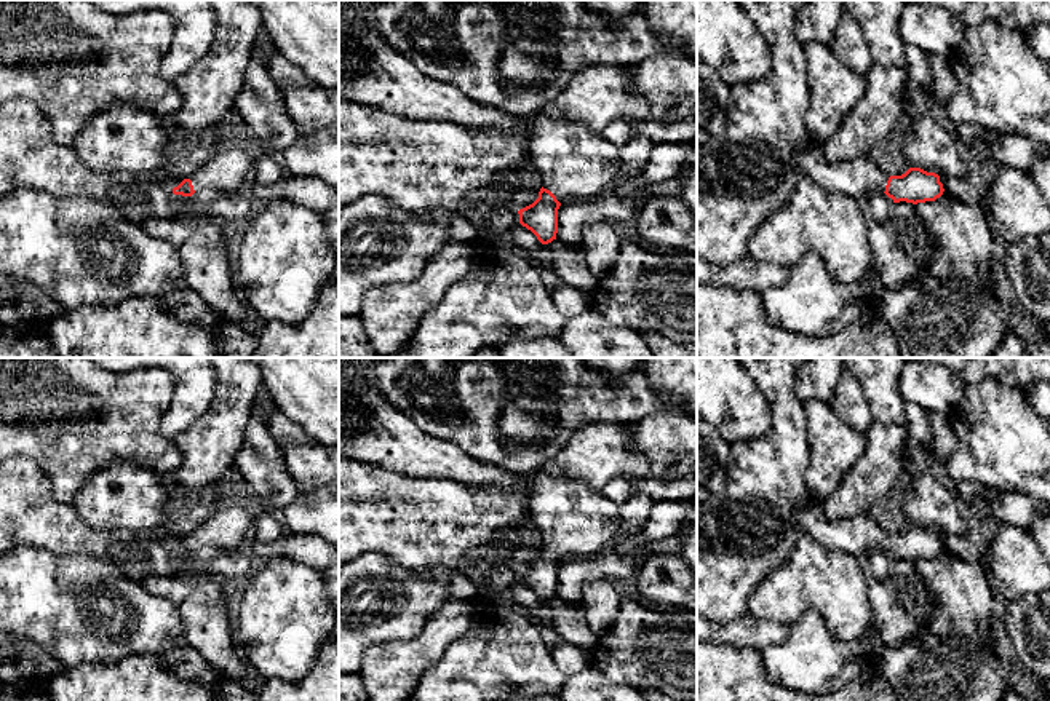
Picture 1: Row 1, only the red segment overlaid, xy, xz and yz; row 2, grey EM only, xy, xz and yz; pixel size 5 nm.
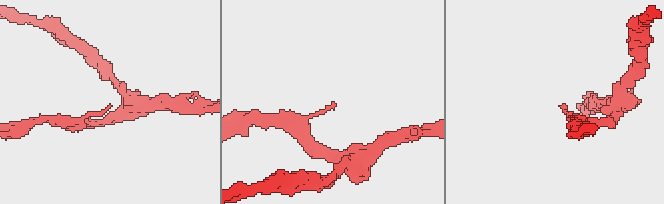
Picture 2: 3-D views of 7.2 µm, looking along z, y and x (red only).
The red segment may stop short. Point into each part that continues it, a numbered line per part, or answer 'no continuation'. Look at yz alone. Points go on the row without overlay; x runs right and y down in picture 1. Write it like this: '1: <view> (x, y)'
1: yz (857, 535)

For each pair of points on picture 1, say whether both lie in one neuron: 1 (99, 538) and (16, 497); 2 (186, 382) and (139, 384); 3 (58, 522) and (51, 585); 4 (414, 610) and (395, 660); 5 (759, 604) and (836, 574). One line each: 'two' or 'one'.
1: one
2: two
3: two
4: two
5: one

